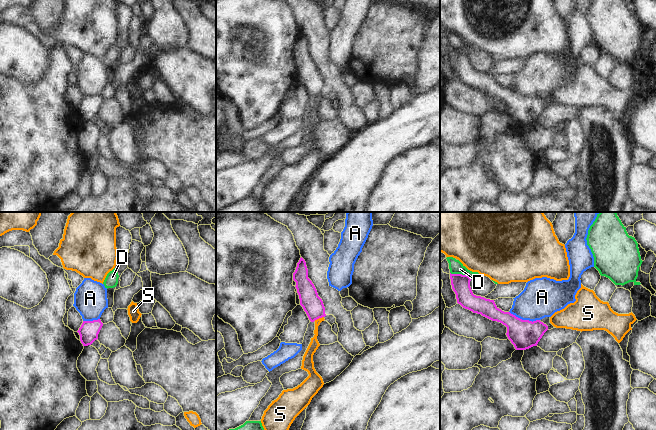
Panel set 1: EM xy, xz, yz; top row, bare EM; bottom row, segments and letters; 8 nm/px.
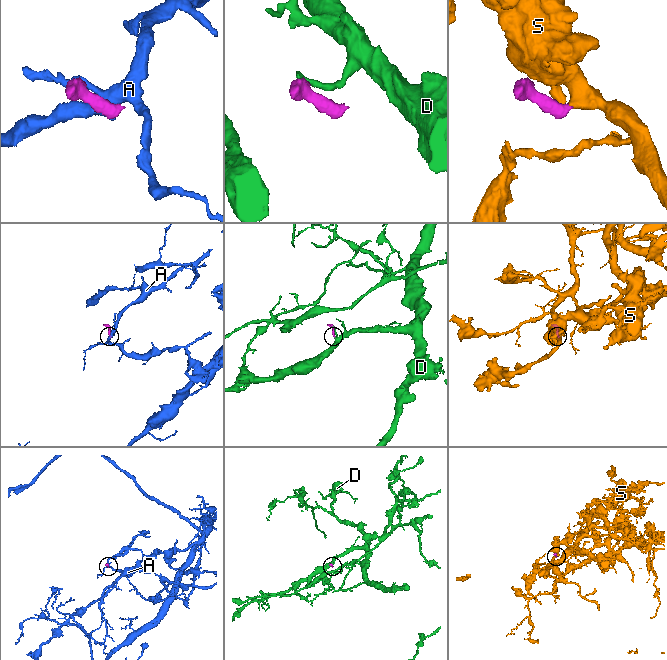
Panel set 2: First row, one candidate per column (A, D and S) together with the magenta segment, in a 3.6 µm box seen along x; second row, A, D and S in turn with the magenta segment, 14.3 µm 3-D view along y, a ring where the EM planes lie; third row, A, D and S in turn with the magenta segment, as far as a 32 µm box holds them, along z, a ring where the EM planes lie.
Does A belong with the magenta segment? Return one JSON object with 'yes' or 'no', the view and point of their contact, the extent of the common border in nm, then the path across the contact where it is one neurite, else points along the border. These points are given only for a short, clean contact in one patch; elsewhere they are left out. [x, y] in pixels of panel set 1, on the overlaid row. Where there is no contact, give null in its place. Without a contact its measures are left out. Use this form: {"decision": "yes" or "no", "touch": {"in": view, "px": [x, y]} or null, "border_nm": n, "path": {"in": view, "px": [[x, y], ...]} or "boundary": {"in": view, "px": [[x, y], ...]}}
{"decision": "no", "touch": {"in": "yz", "px": [524, 320]}, "border_nm": 260, "boundary": {"in": "yz", "px": [[509, 311], [522, 319], [539, 320]]}}

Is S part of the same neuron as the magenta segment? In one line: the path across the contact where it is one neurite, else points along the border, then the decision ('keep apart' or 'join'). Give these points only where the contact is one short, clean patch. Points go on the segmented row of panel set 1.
across xz (312, 304), (318, 318), (314, 344) | join

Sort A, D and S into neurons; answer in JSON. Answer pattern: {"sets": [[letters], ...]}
{"sets": [["A"], ["D"], ["S"]]}

